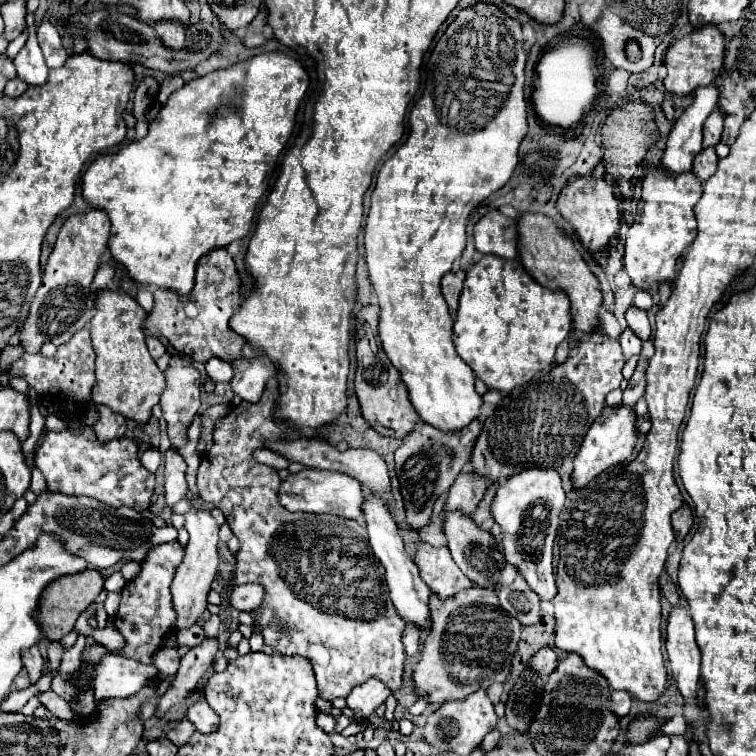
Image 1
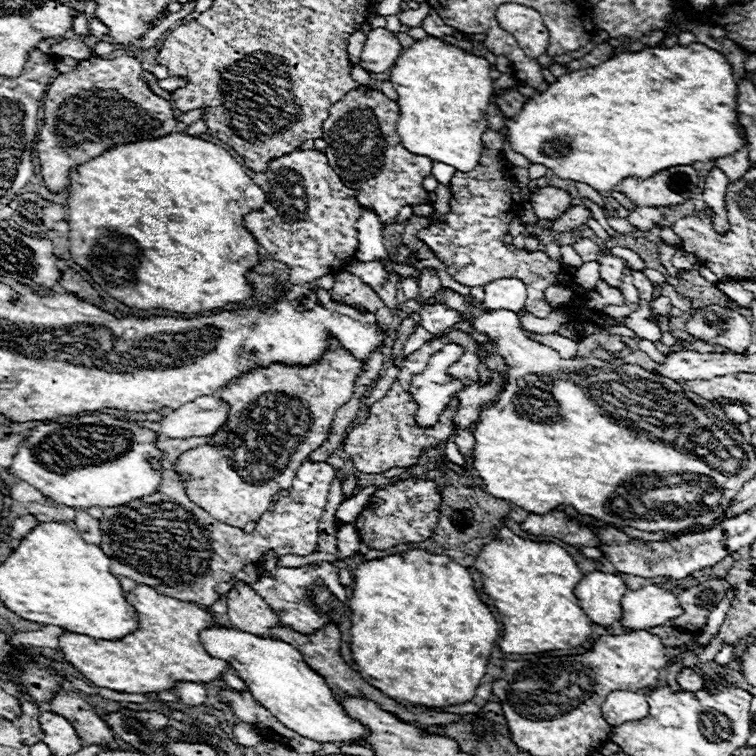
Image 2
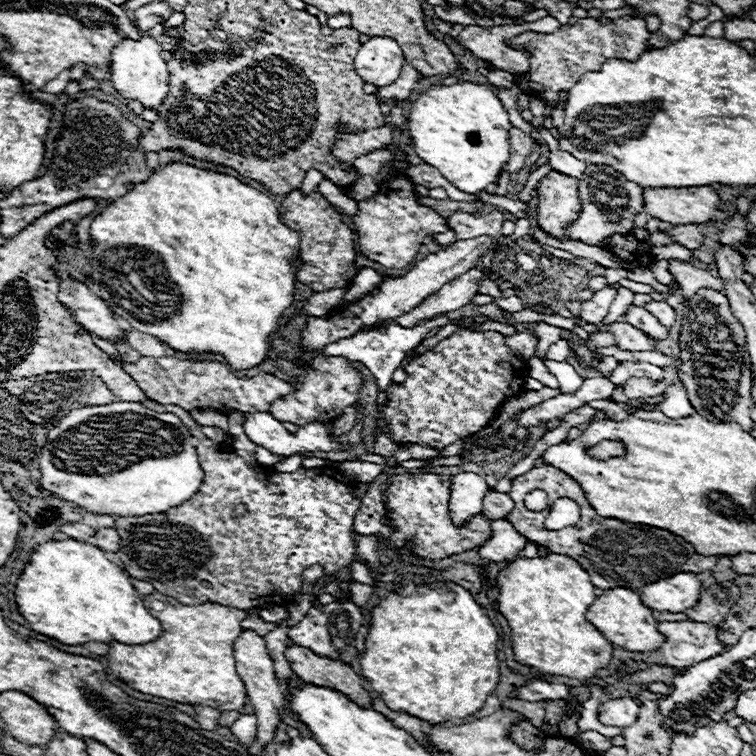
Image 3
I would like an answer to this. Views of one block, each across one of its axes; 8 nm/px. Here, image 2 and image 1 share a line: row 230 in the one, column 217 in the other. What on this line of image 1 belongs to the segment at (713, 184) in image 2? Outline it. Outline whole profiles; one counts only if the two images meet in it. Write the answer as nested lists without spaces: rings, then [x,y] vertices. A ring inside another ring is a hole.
[[[204,700],[192,704],[188,708],[188,712],[186,712],[186,718],[202,734],[210,734],[210,732],[214,732],[218,728],[218,716],[216,716],[216,712]]]

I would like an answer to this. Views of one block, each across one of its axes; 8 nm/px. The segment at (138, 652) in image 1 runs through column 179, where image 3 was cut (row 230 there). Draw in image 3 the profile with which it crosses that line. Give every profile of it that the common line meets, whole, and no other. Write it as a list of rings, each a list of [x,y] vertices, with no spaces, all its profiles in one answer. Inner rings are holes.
[[[550,170],[538,186],[538,226],[548,236],[568,240],[564,230],[578,218],[580,212],[582,204],[578,198],[578,180],[562,172]]]

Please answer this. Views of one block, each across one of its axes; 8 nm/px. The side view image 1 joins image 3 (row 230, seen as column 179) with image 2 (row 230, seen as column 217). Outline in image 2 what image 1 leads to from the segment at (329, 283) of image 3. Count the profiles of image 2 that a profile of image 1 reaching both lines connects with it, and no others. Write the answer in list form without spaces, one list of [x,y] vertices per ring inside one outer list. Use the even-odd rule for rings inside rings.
[[[296,150],[292,154],[280,156],[268,164],[266,178],[268,182],[262,184],[266,204],[260,210],[244,216],[244,226],[274,260],[288,266],[292,284],[310,284],[326,274],[338,274],[344,264],[354,260],[354,252],[358,250],[358,230],[354,226],[362,214],[362,208],[356,202],[354,190],[342,184],[322,152]]]

